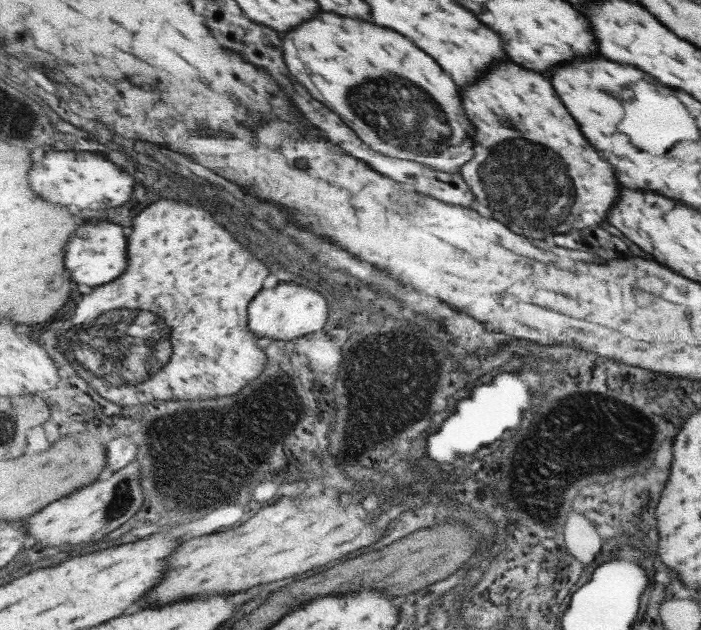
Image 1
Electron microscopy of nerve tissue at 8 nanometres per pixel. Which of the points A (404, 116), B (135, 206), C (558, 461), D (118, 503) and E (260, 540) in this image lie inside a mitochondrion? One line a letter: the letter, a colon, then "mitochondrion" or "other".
A: mitochondrion
B: other
C: mitochondrion
D: mitochondrion
E: other

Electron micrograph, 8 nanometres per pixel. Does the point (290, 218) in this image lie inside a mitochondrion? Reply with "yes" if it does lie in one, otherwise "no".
no

